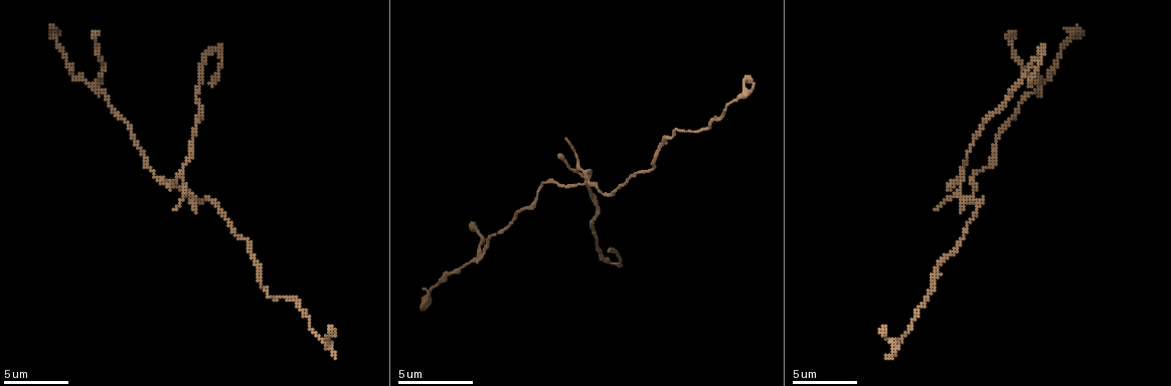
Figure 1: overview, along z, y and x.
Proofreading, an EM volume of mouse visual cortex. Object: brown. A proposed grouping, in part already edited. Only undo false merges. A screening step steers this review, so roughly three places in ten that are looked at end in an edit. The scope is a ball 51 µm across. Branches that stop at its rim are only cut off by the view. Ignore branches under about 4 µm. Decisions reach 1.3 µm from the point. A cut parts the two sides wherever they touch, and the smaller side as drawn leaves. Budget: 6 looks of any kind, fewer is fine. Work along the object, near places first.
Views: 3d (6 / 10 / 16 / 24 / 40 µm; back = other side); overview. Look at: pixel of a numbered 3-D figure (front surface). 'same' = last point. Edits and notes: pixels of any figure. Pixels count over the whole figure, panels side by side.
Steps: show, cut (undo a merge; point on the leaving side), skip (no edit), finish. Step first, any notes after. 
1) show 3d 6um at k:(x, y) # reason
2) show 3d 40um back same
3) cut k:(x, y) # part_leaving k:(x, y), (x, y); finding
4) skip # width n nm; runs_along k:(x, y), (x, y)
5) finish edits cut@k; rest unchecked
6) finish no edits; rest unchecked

show 3d 6um at 1:(585, 178) # four or more arms meet

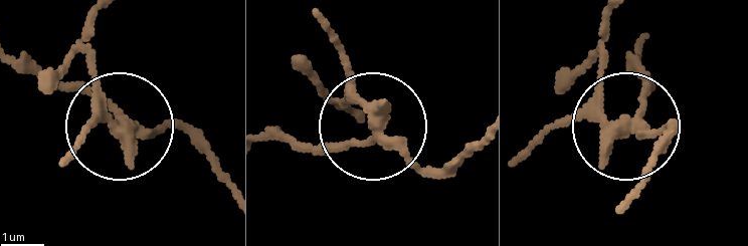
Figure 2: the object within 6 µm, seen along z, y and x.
show 3d 6um back at 2:(630, 124)

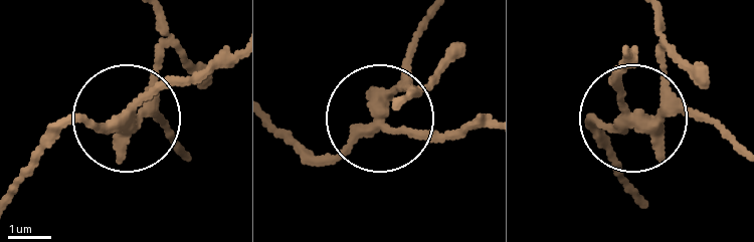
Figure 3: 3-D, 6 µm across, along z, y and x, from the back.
cut 3:(156, 72) # width 280 nm; part_leaving 3:(637, 124), (666, 90), (655, 15); two neurons meet here

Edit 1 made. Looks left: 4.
show 3d 10um at 1:(94, 85) # four or more arms meet

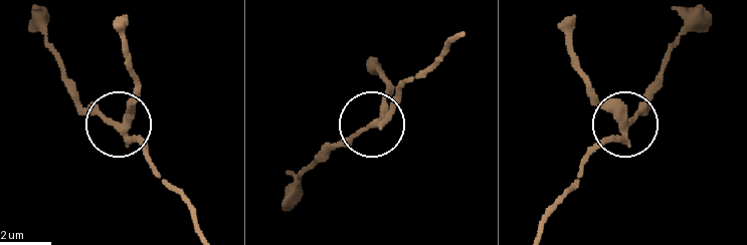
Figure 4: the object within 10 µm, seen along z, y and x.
show 3d 6um at 4:(627, 124)

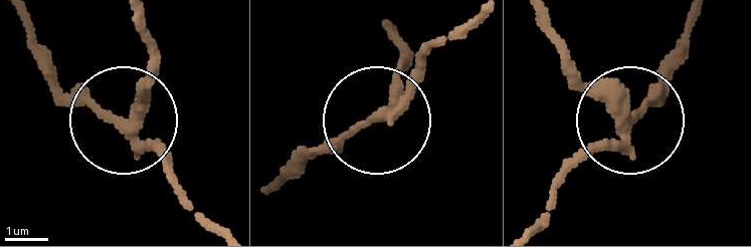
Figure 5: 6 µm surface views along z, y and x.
cut 5:(148, 83) # part_leaving 5:(129, 120), (150, 59), (143, 16); a second neuron is stuck on

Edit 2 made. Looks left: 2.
show overview # see it whole again

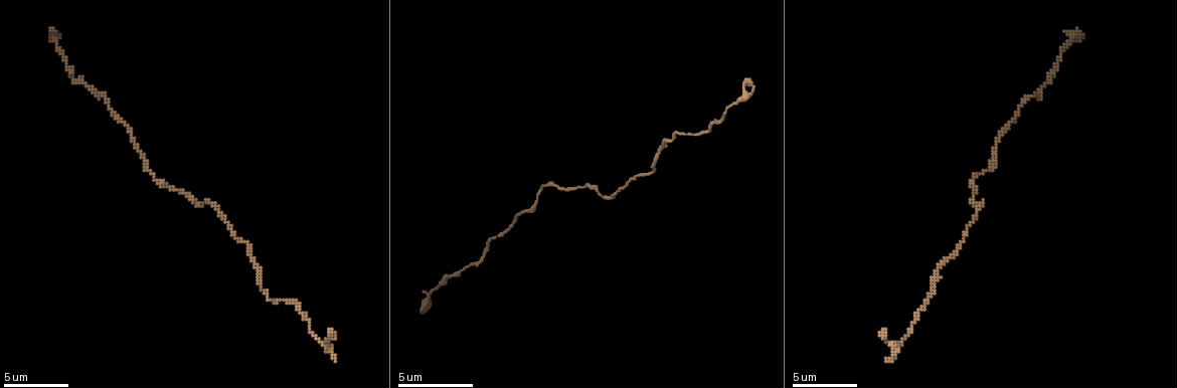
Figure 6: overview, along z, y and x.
show 3d 16um at 6:(668, 140) # calibre changes

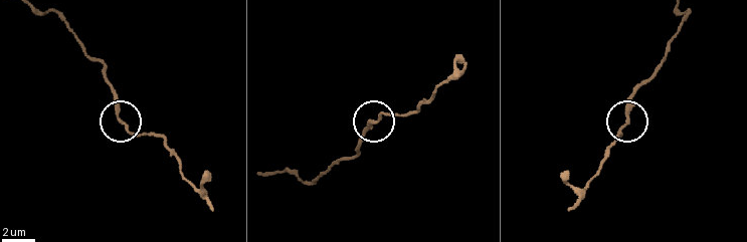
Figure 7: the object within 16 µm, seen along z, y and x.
skip # all the same neuron

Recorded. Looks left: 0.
finish edits cut@3, cut@5; rest unchecked

